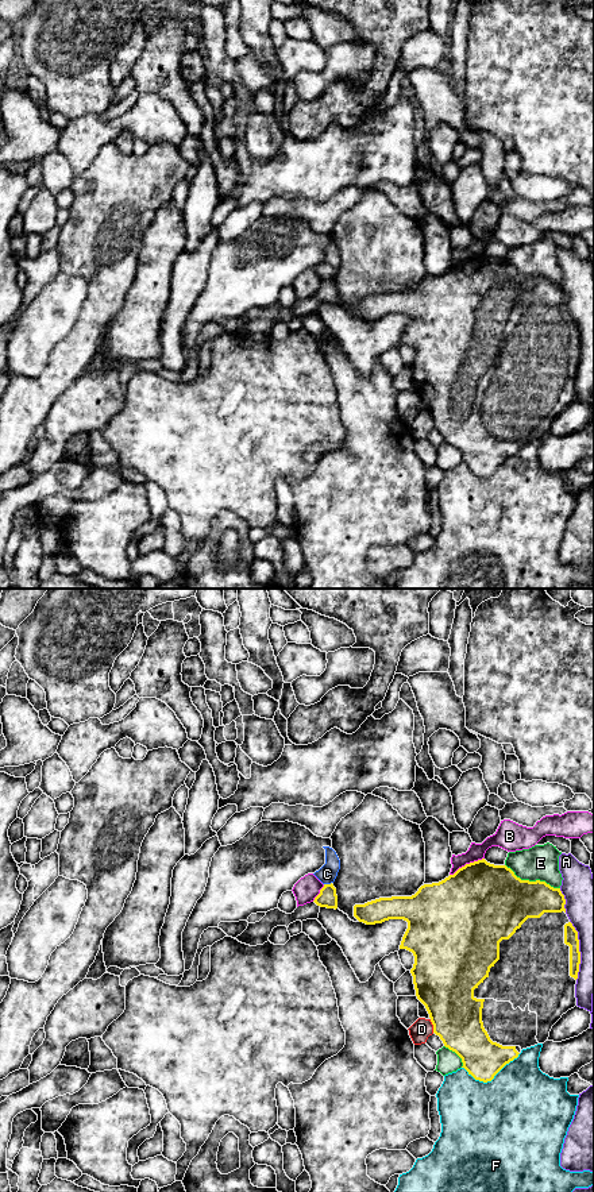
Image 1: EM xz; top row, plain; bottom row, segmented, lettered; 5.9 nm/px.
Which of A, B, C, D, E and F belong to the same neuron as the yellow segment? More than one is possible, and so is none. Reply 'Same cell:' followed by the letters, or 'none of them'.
Same cell: none of them

